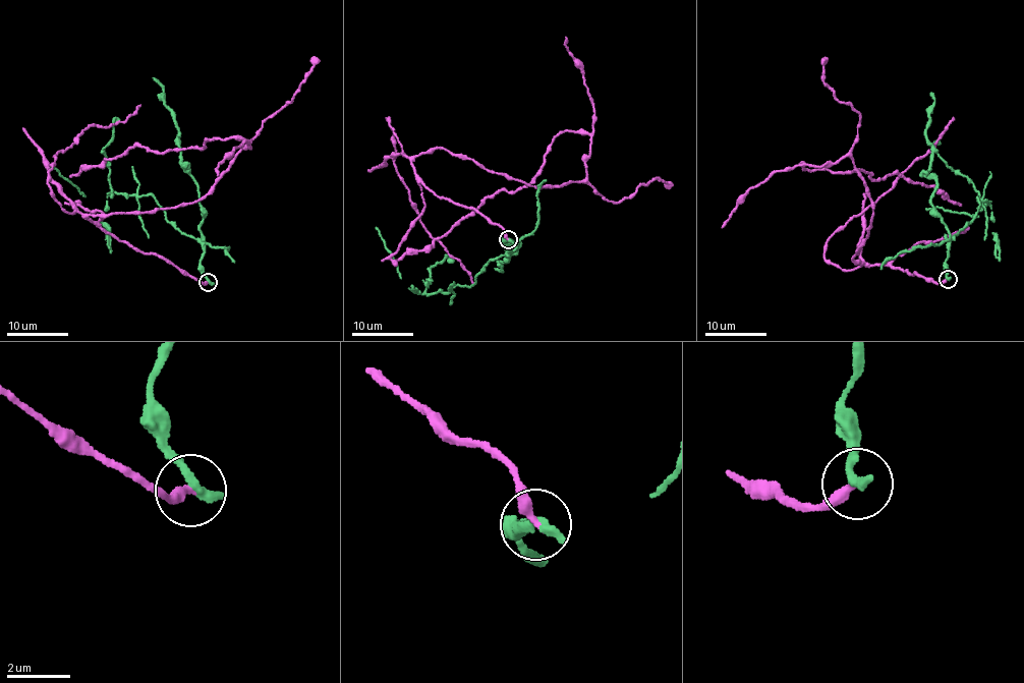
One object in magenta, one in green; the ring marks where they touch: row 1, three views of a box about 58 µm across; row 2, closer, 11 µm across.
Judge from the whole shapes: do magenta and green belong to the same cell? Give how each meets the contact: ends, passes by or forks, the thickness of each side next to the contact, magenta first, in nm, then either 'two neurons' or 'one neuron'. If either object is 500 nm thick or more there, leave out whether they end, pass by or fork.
magenta ends; green ends; calibres 320 and 360 nm; two neurons

